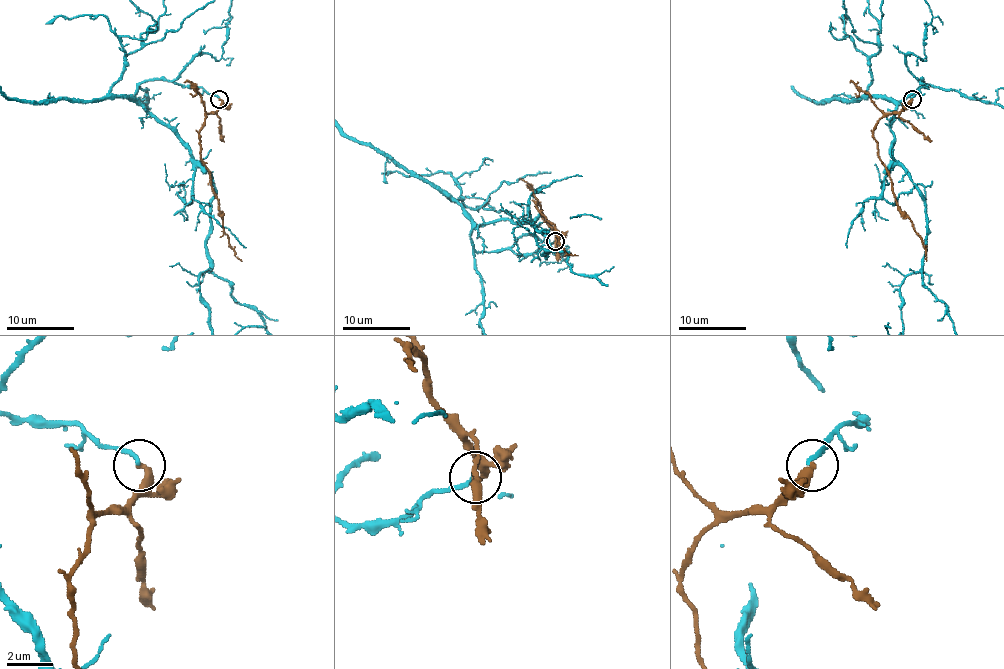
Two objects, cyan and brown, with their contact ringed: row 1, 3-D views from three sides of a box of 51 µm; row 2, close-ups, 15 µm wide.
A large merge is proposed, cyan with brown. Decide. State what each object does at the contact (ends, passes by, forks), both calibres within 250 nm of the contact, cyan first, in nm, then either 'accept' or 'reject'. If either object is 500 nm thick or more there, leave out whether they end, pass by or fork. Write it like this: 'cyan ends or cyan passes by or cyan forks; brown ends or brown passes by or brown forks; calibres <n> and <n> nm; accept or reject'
cyan ends; brown ends; calibres 180 and 340 nm; reject

